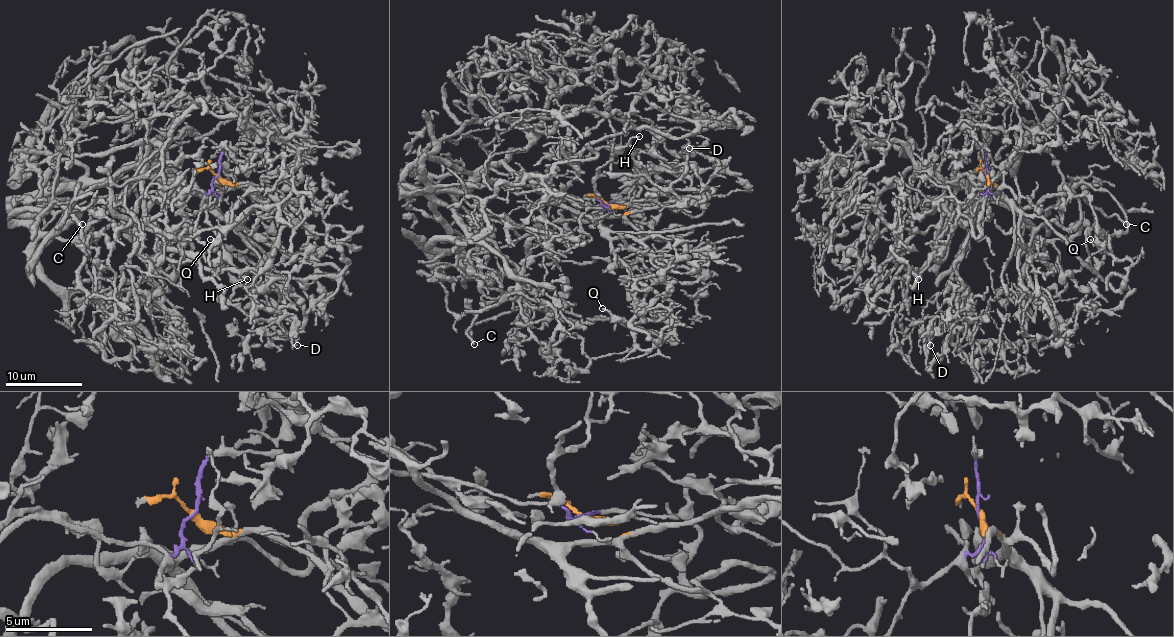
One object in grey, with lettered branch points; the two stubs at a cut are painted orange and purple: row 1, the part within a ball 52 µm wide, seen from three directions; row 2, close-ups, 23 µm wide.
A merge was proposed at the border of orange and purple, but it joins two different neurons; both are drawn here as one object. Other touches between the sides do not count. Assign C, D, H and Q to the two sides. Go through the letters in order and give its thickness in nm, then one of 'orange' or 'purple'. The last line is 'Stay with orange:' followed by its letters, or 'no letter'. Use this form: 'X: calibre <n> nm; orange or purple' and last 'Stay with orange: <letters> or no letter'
C: calibre 200 nm; orange
D: calibre 170 nm; orange
H: calibre 150 nm; purple
Q: calibre 150 nm; orange
Stay with orange: C, D, Q

